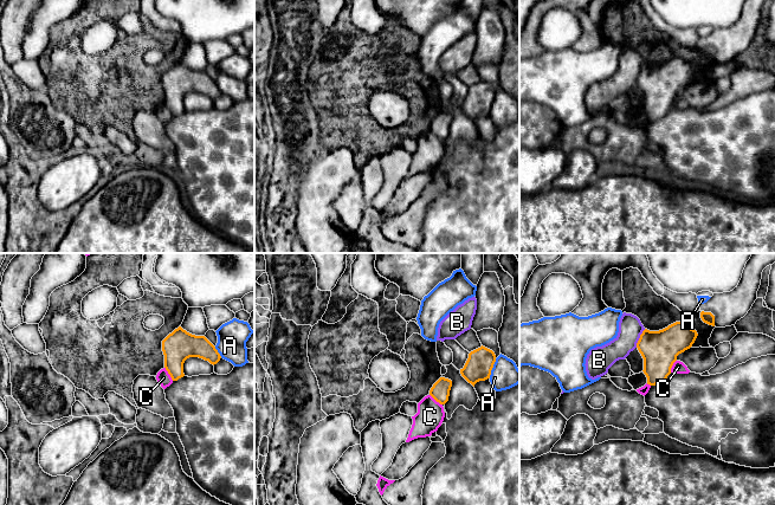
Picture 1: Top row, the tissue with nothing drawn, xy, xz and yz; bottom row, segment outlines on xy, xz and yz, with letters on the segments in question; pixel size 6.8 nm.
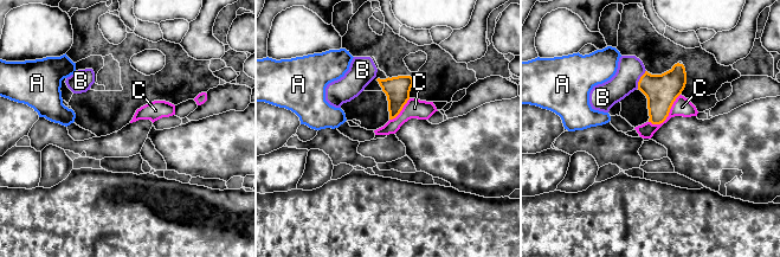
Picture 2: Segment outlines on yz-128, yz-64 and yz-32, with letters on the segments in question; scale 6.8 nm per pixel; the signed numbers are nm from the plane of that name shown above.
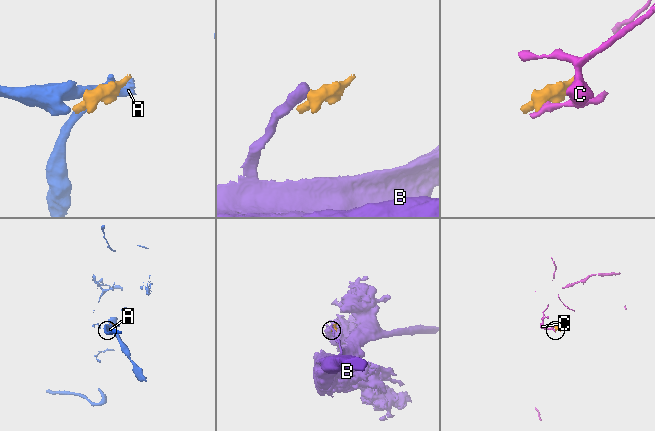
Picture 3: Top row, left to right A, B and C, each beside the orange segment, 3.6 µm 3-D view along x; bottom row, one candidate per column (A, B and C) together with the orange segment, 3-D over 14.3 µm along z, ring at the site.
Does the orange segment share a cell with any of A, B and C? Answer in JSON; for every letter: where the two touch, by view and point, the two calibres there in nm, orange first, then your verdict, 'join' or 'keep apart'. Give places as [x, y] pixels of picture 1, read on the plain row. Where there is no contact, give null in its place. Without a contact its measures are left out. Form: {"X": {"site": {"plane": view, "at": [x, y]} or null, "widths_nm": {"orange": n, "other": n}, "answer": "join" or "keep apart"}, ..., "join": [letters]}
{"A": {"site": {"plane": "xz", "at": [492, 102]}, "widths_nm": {"orange": 180, "other": 190}, "answer": "keep apart"}, "B": {"site": {"plane": "yz", "at": [639, 73]}, "widths_nm": {"orange": 260, "other": 160}, "answer": "keep apart"}, "C": {"site": {"plane": "xy", "at": [168, 108]}, "widths_nm": {"orange": 200, "other": 90}, "answer": "keep apart"}, "join": []}

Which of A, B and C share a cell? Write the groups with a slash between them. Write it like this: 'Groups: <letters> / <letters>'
Groups: A / B / C

